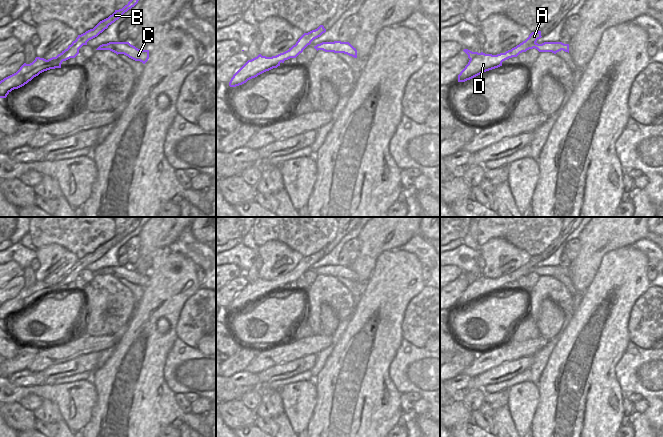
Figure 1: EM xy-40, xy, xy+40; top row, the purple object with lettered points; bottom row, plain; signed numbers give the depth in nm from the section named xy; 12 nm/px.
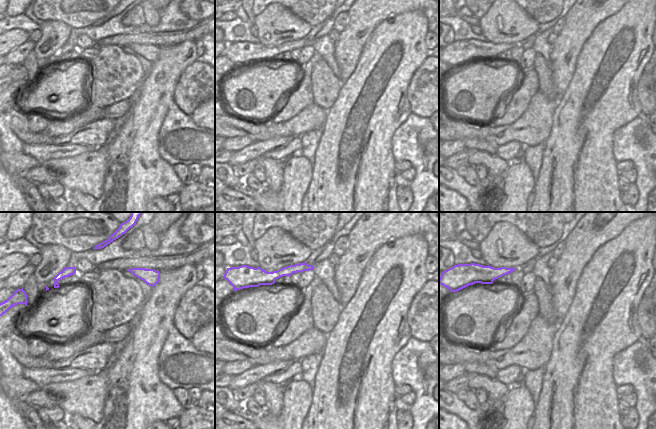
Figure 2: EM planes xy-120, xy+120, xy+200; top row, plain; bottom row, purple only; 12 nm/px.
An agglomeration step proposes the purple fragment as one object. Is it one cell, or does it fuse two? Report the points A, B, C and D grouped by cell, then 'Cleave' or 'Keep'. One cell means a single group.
Groups: A B D / C. Cleave.

